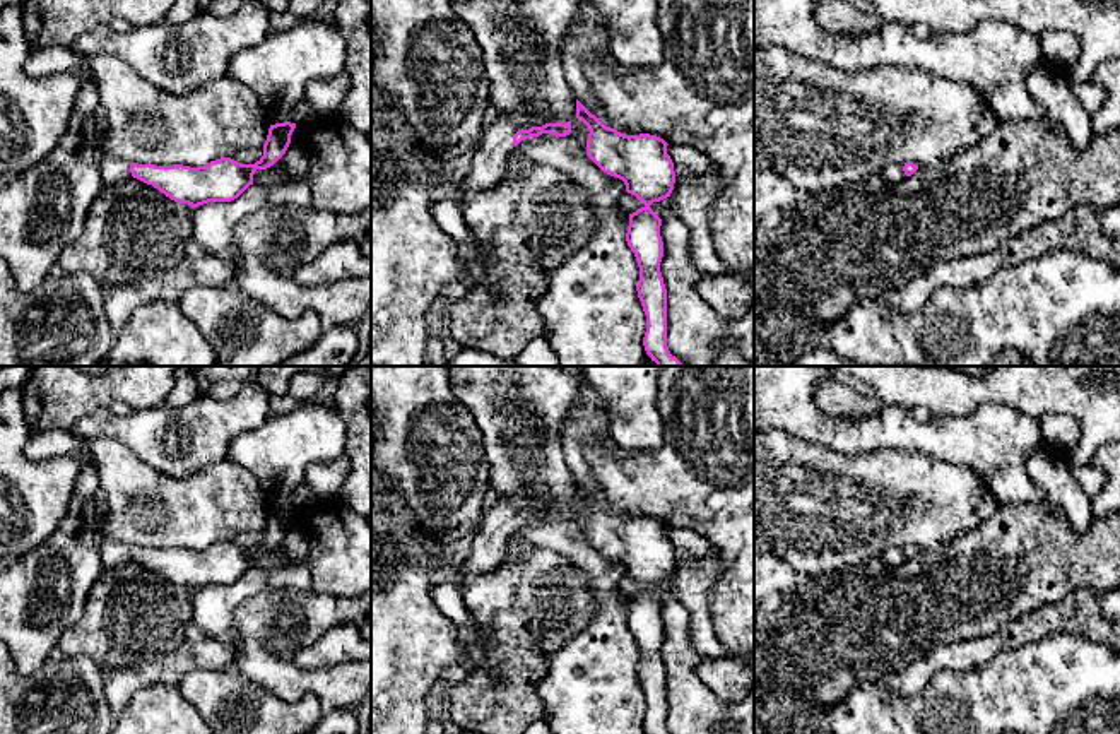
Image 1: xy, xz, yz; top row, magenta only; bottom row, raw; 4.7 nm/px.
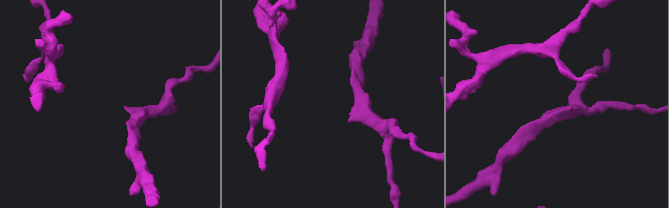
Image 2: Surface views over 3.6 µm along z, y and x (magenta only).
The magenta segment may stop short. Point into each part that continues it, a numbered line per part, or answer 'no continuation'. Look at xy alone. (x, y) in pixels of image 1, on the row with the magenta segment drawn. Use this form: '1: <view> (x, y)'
1: xy (113, 170)

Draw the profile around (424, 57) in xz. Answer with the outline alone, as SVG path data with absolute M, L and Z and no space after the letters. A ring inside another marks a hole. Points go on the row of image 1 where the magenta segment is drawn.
M371 0L373 80L441 163L479 145L489 99L486 62L451 0Z

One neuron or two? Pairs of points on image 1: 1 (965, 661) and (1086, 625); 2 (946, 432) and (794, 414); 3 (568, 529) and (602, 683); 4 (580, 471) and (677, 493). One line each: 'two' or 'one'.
1: one
2: one
3: one
4: two

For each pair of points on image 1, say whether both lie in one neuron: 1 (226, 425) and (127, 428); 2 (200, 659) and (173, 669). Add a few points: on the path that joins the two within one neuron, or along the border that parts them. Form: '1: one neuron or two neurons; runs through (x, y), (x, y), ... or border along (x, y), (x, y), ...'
1: one neuron; runs through (202, 445), (183, 462), (171, 462), (151, 445)
2: one neuron; runs through (194, 659), (180, 662)

